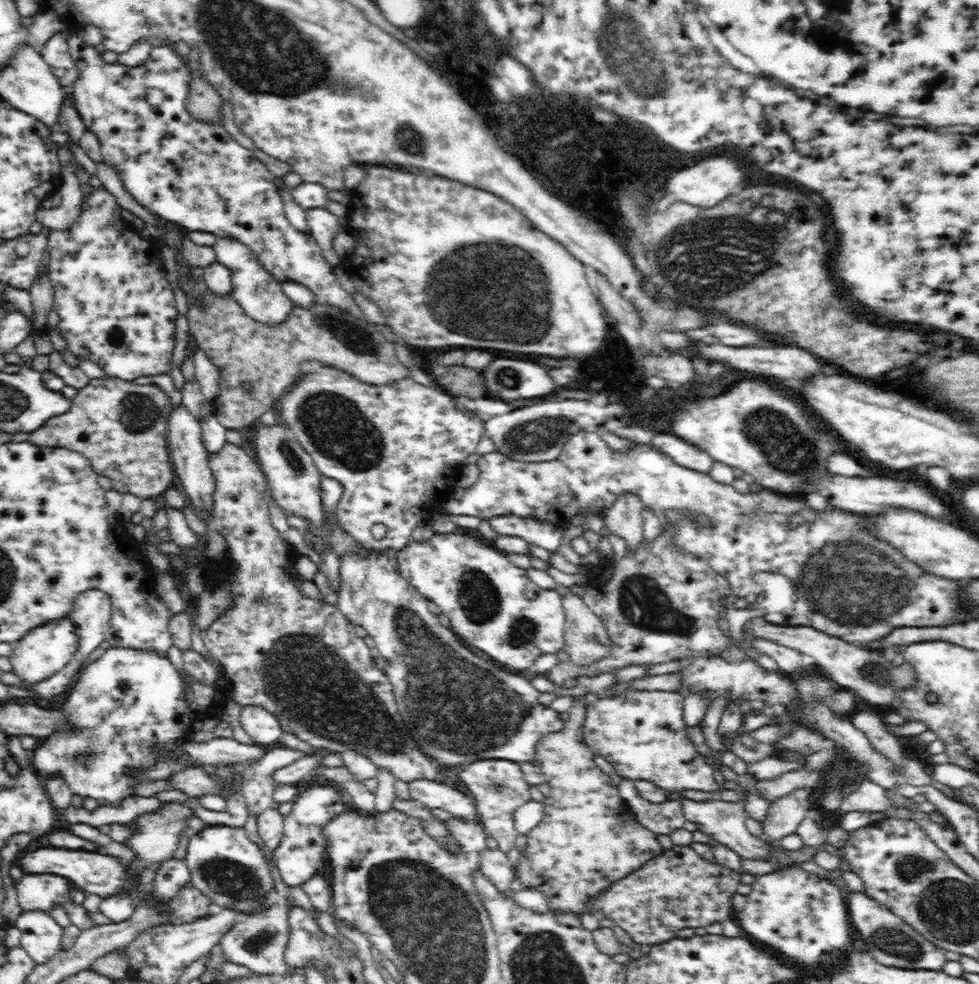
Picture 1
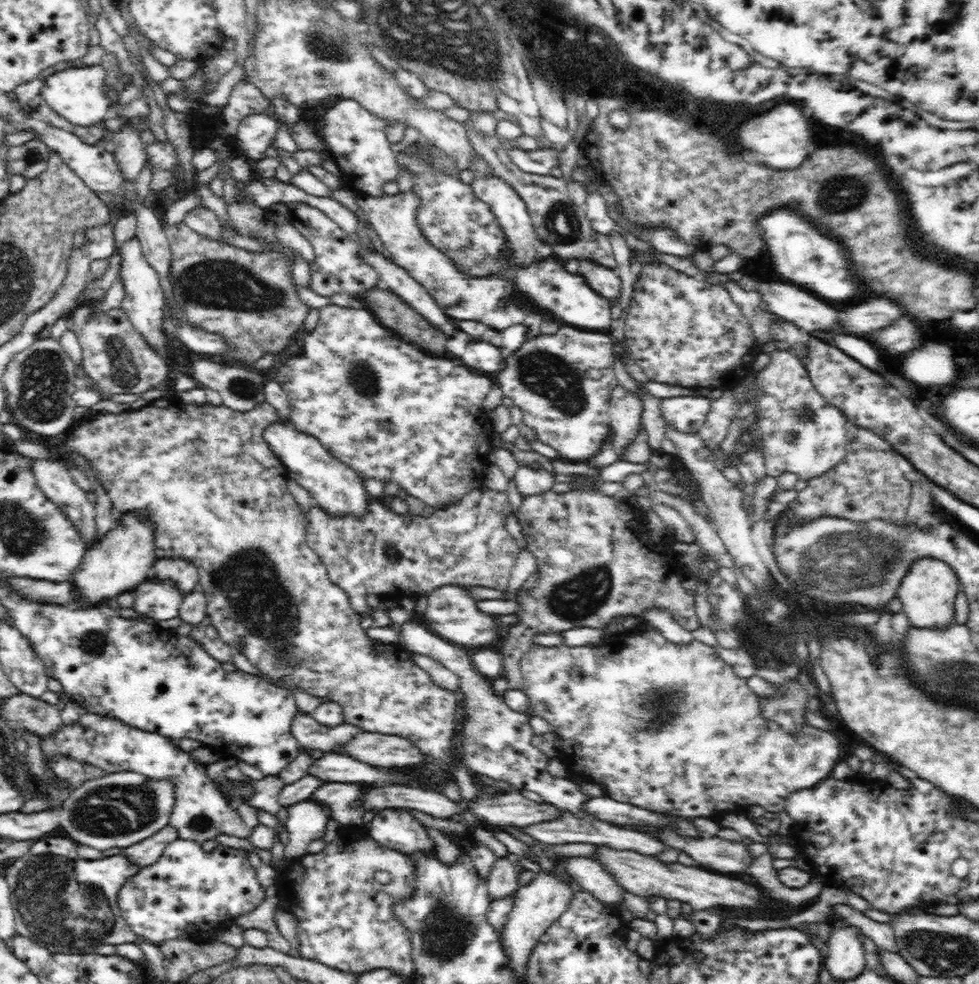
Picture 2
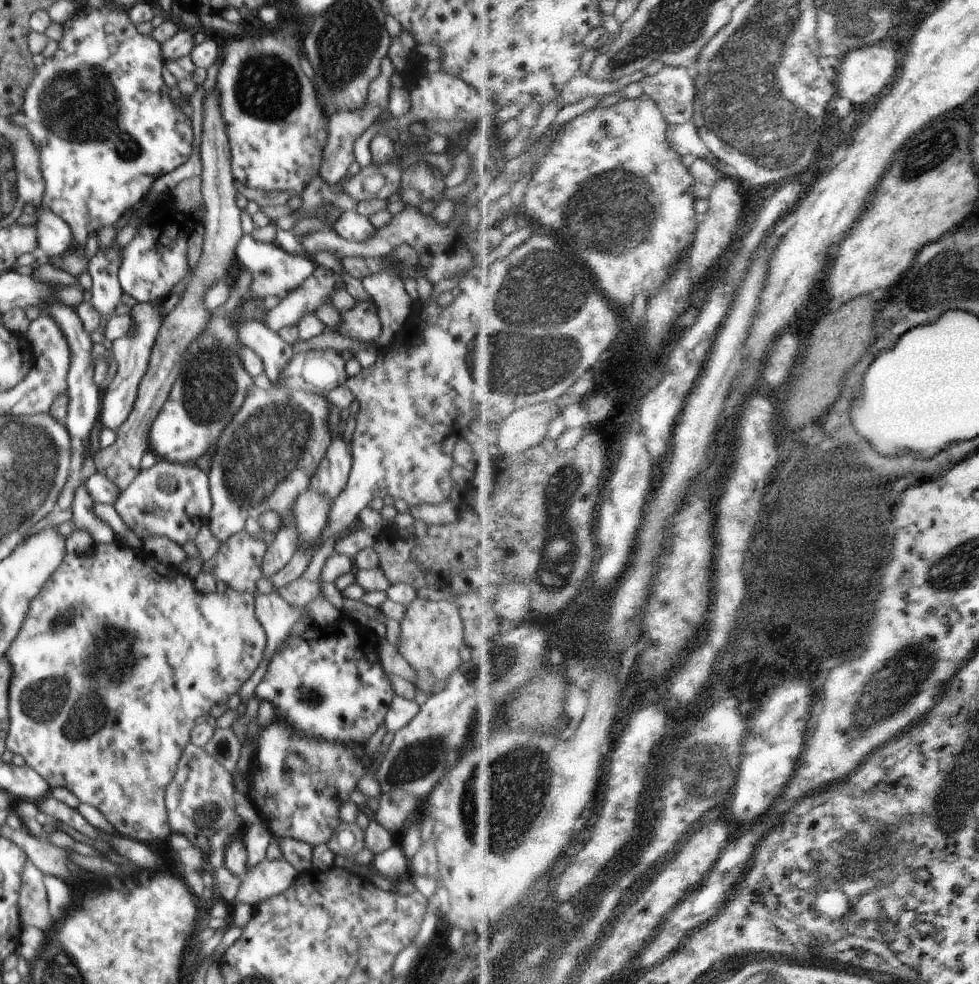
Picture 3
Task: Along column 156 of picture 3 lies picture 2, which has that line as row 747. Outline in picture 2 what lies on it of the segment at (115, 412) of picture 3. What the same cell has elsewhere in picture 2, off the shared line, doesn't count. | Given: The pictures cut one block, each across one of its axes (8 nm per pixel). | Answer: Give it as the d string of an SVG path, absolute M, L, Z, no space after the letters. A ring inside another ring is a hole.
M298 713L292 720L291 734L304 751L320 750L324 753L335 753L338 746L350 742L353 736L362 732L362 729L344 722L335 728L323 726L311 715Z

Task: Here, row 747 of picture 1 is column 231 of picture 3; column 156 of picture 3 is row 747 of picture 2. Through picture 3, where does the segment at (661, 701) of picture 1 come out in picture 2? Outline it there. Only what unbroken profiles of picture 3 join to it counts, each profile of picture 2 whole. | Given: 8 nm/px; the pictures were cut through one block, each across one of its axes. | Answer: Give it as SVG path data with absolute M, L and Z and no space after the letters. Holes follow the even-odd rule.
M651 625L640 626L635 632L607 634L595 646L570 647L563 644L546 647L534 644L520 660L518 670L522 673L522 689L529 699L529 707L534 709L535 715L548 722L551 733L560 737L560 755L564 757L563 763L568 772L594 782L612 800L626 802L662 815L688 819L698 816L715 817L740 806L752 805L762 806L768 812L777 814L785 810L787 798L792 793L812 787L830 777L832 768L838 762L839 744L834 736L836 732L824 731L806 724L798 734L786 733L778 723L764 719L764 712L760 711L760 697L750 690L746 678L740 678L733 670L733 666L720 658L714 647L696 639L688 644L674 644L666 640L664 635Z

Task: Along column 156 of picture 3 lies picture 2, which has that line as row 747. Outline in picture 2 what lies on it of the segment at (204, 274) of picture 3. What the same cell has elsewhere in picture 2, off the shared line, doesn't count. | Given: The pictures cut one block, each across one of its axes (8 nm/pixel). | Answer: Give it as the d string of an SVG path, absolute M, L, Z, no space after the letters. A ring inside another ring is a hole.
M367 731L338 746L335 754L346 755L380 769L408 768L424 762L420 748L408 738Z

